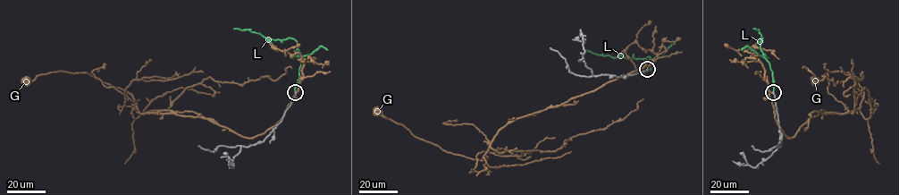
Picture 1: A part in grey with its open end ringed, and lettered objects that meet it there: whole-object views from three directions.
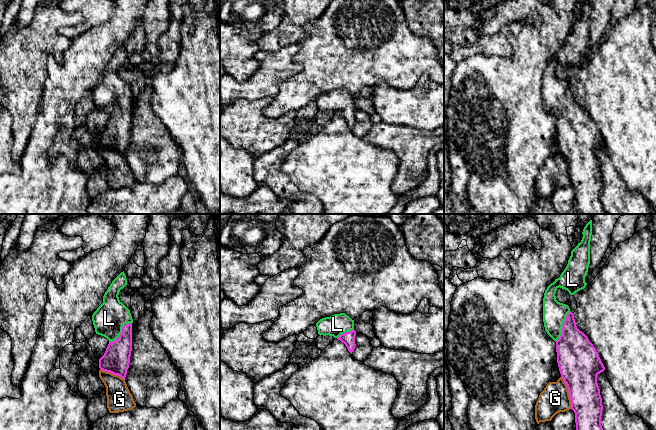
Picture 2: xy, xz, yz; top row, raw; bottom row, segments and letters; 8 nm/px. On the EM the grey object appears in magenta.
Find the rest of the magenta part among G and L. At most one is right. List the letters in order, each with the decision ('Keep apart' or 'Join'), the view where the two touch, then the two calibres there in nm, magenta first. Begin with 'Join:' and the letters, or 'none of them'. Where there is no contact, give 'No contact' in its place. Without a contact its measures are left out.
Join: L
G: Keep apart. Touches magenta in yz. Thickness 340 nm (magenta) against 220 nm
L: Join. Touches magenta in yz. Thickness 300 nm (magenta) against 190 nm

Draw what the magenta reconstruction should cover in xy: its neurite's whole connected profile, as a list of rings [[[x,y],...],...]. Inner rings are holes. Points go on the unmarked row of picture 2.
[[[121,48],[103,72],[103,79],[92,91],[95,108],[109,116],[99,144],[125,156],[132,127],[132,99],[130,86],[119,76],[119,68],[127,61]]]

